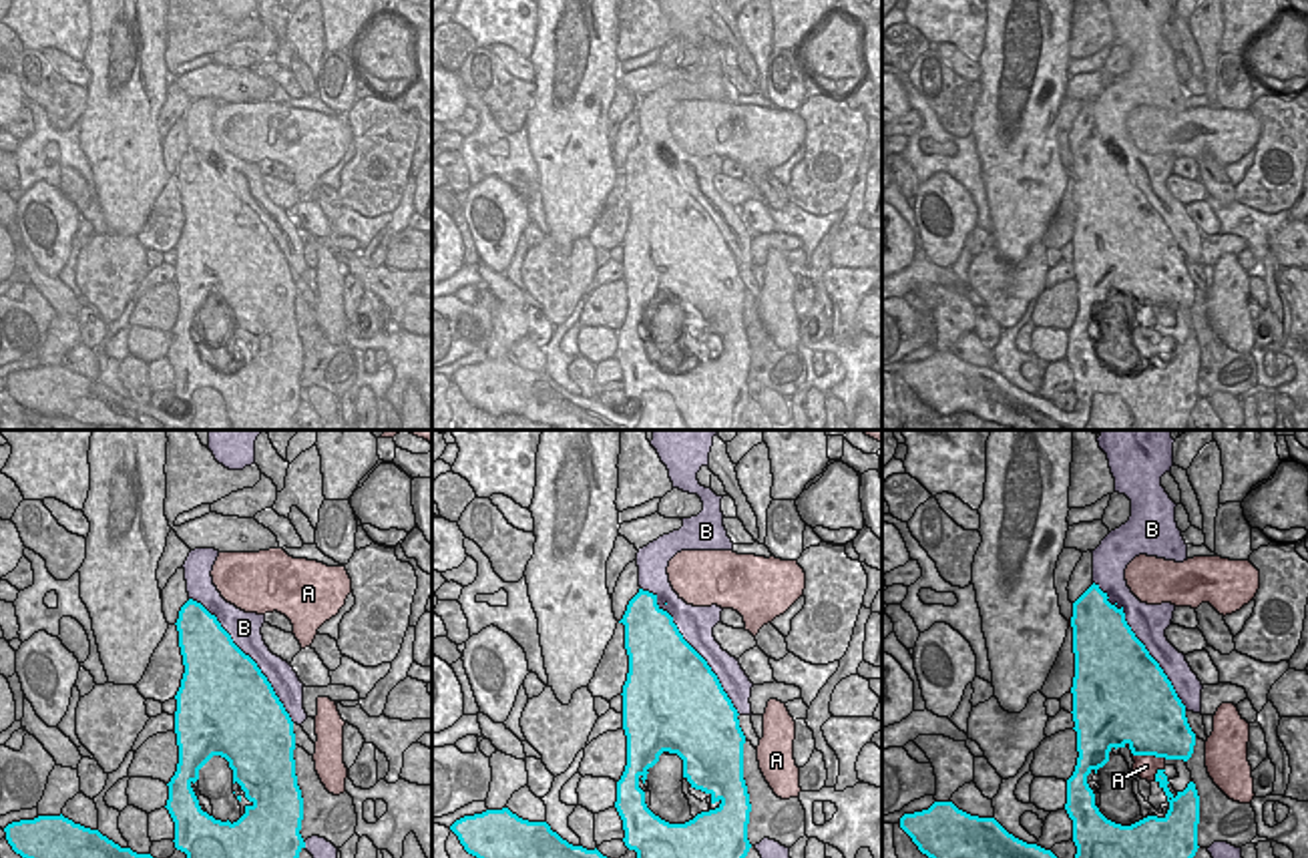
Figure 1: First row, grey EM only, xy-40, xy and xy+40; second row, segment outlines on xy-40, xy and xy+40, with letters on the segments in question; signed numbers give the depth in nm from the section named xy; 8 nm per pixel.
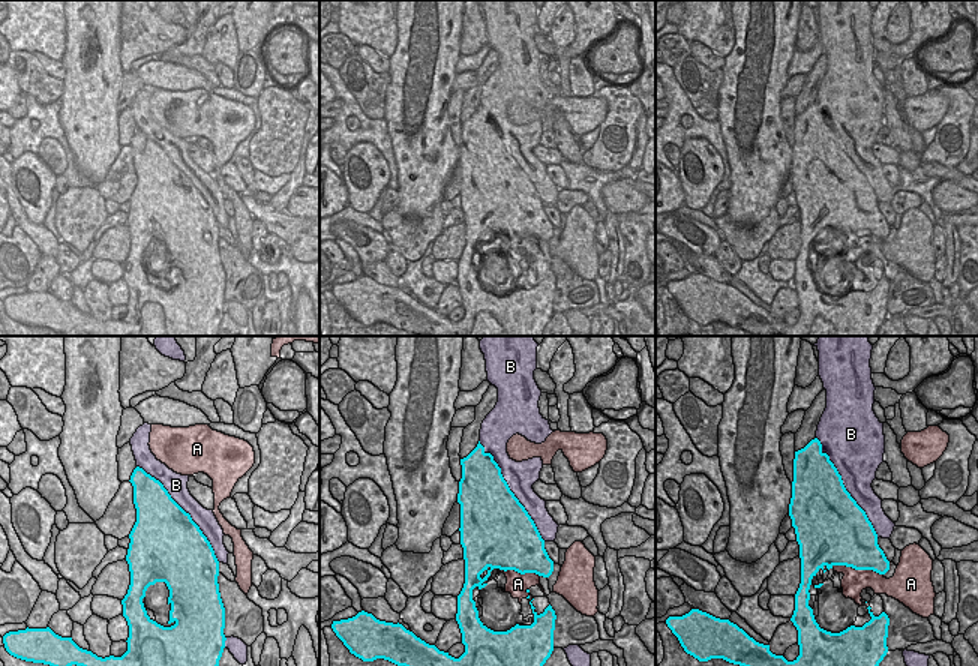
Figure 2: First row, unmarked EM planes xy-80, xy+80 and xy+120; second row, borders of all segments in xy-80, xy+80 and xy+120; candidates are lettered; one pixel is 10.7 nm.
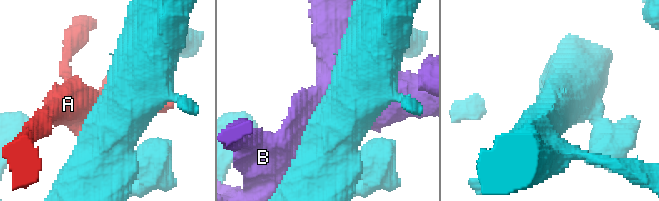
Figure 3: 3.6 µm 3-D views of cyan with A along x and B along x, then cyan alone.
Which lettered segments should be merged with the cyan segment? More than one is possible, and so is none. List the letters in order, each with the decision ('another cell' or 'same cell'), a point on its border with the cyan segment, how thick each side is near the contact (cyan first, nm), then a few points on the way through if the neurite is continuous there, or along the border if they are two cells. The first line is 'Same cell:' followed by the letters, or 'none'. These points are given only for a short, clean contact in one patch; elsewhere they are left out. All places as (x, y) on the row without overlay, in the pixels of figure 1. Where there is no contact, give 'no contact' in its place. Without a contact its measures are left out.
Same cell: none
A: another cell; meets cyan in xy+40 at (1150, 304); 500 nm thick on the cyan side, 180 nm on the other
B: another cell; meets cyan in xy+40 at (1142, 193); 500 nm thick on the cyan side, 280 nm on the other

